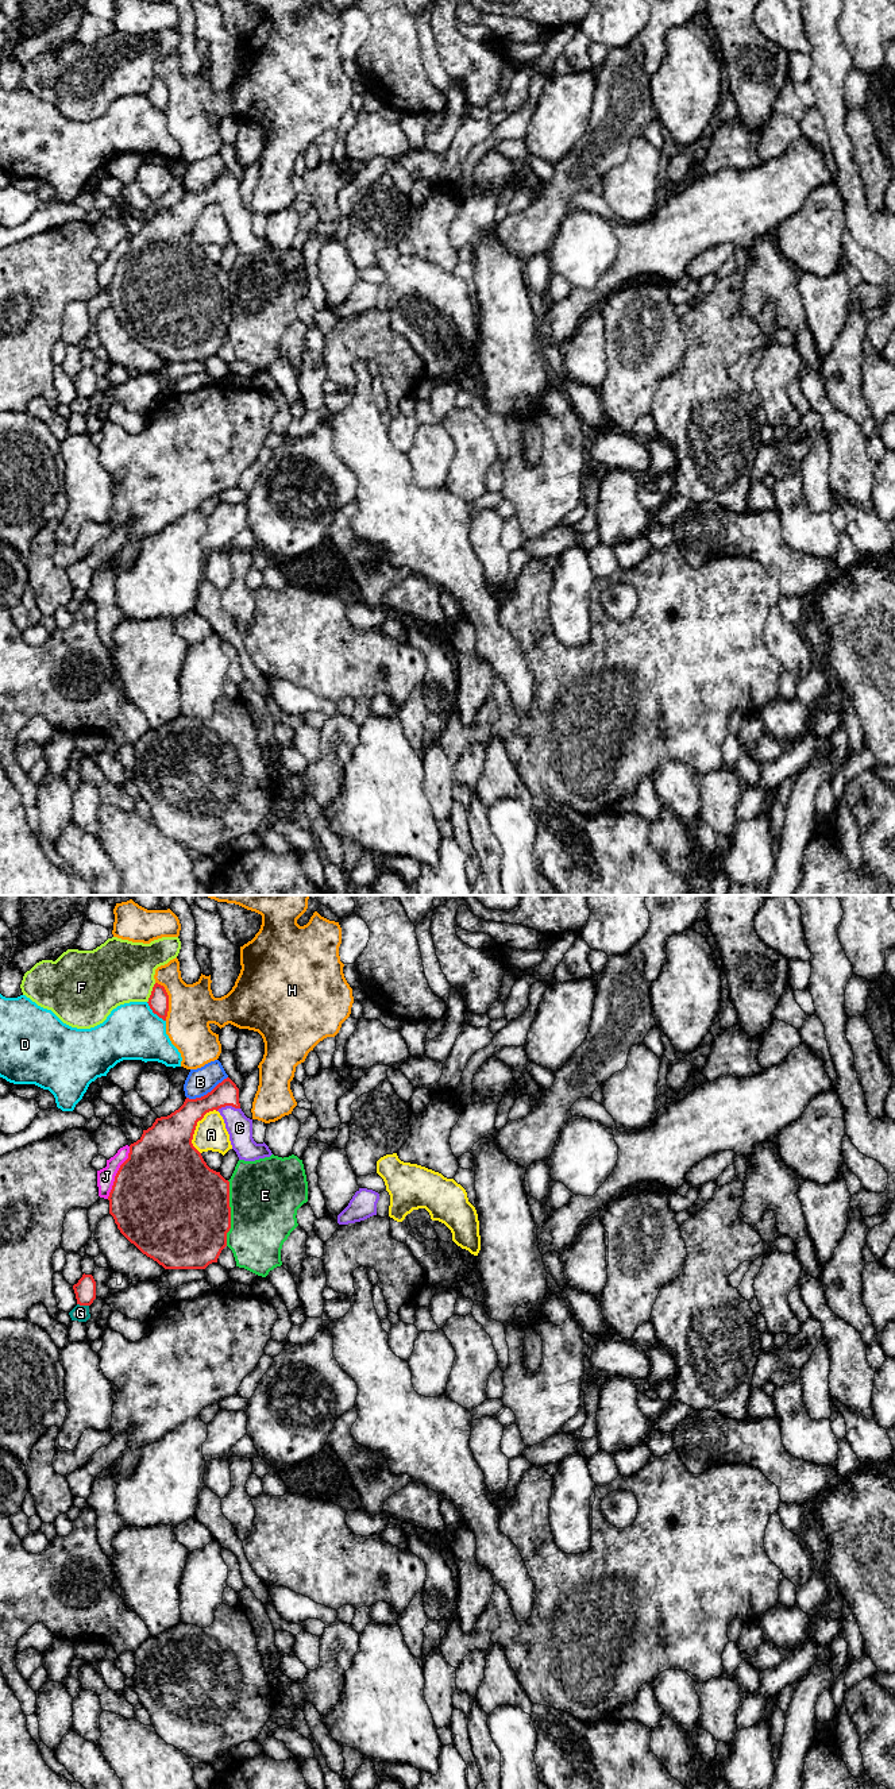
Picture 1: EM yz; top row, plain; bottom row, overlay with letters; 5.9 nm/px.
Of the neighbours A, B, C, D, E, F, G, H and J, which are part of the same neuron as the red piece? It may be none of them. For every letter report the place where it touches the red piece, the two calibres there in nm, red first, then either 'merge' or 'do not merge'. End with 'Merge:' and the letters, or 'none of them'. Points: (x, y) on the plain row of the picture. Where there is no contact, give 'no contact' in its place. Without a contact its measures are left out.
A: contact yz (195, 222); calibres 380 and 190 nm; do not merge
B: contact yz (208, 185); calibres 170 and 160 nm; do not merge
C: contact yz (227, 197); calibres 140 and 150 nm; merge
D: contact yz (154, 105); calibres 120 and 340 nm; do not merge
E: contact yz (230, 305); calibres 500 and 420 nm; do not merge
F: contact yz (151, 85); calibres 120 and 380 nm; do not merge
G: contact yz (83, 397); calibres 130 and 100 nm; do not merge
H: contact yz (168, 92); calibres 120 and 280 nm; do not merge
J: contact yz (118, 265); calibres 500 and 110 nm; do not merge
Merge: C

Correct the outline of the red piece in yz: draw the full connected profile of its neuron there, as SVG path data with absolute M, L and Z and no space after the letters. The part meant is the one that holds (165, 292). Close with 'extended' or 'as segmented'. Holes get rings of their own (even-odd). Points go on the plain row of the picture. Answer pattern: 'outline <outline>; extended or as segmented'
outline M227 170L207 188L196 192L186 190L178 203L157 211L151 220L143 223L142 230L130 238L128 251L120 258L108 289L109 306L120 325L165 362L205 362L209 356L217 355L221 343L227 339L227 325L231 321L229 274L220 265L211 262L192 236L197 215L213 203L223 209L239 252L255 254L273 247L265 235L254 234L252 212L242 204L239 181Z; extended

